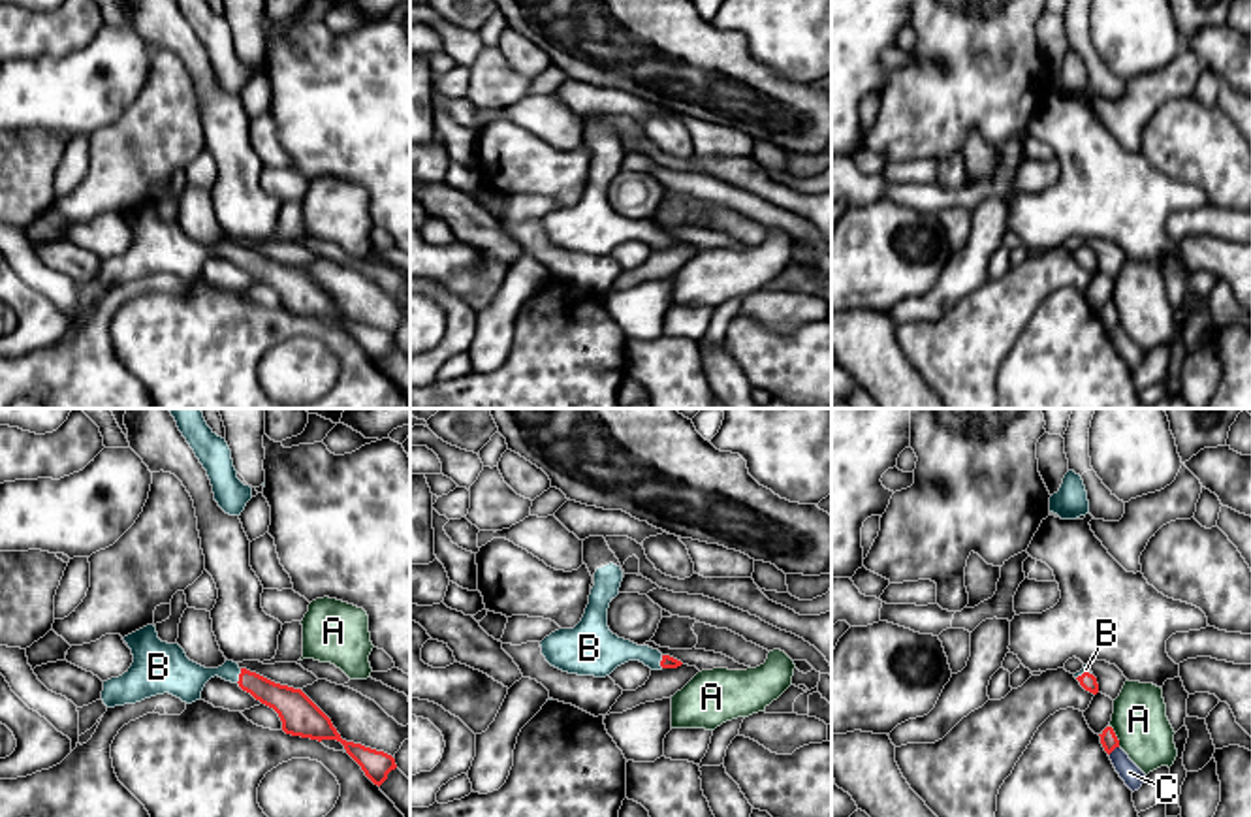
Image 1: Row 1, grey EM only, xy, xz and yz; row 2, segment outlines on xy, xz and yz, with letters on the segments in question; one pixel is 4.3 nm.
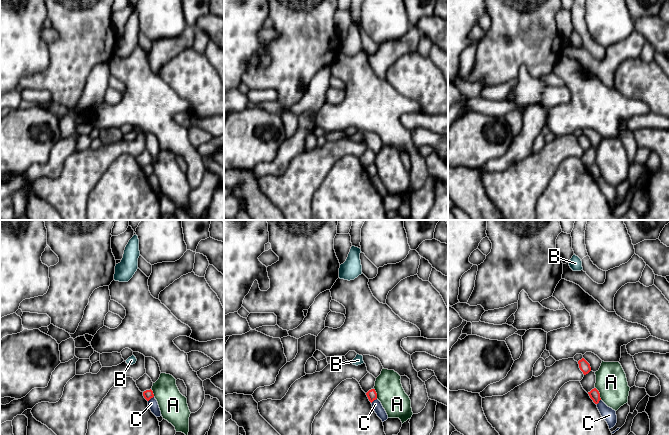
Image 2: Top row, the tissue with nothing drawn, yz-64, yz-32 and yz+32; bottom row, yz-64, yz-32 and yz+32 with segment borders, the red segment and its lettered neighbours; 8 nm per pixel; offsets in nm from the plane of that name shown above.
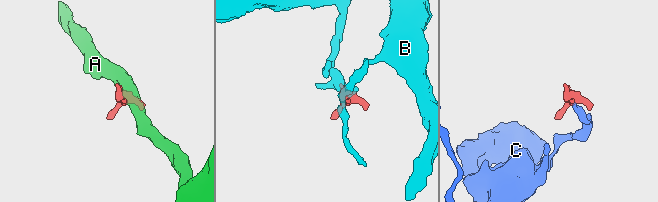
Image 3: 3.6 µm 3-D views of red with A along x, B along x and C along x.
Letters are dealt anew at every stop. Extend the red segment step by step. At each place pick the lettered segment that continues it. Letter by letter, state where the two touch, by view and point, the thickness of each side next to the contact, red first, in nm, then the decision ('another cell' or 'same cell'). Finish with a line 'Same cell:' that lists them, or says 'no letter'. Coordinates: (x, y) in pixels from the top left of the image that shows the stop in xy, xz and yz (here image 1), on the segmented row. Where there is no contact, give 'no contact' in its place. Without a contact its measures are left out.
A: yz (1116, 736) | 70/240 nm | another cell
B: xy (239, 676) | 140/170 nm | same cell
C: yz (1112, 750) | 70/90 nm | another cell
Same cell: B

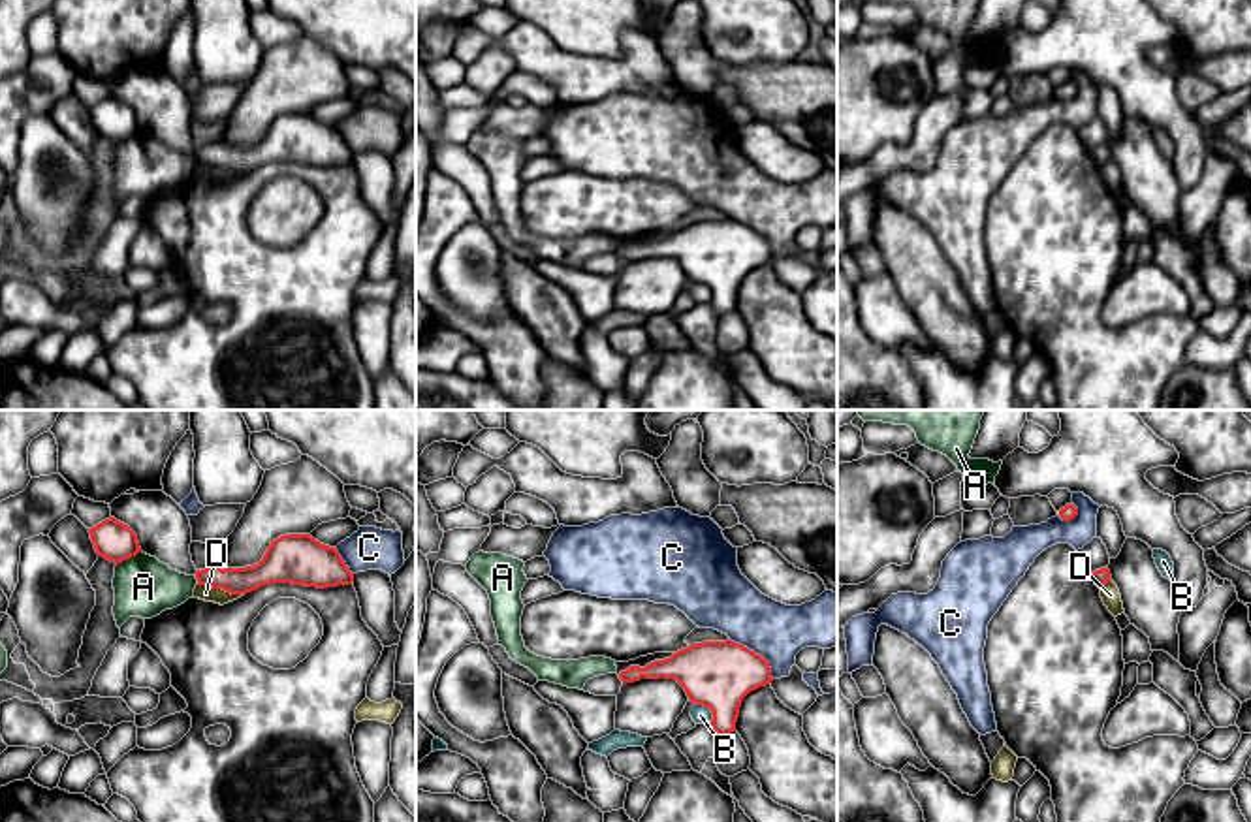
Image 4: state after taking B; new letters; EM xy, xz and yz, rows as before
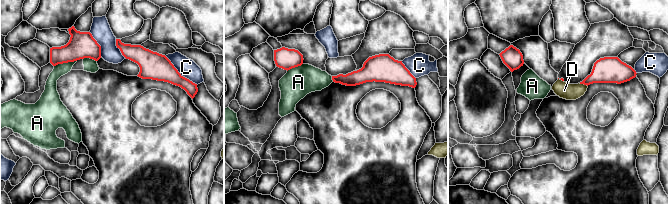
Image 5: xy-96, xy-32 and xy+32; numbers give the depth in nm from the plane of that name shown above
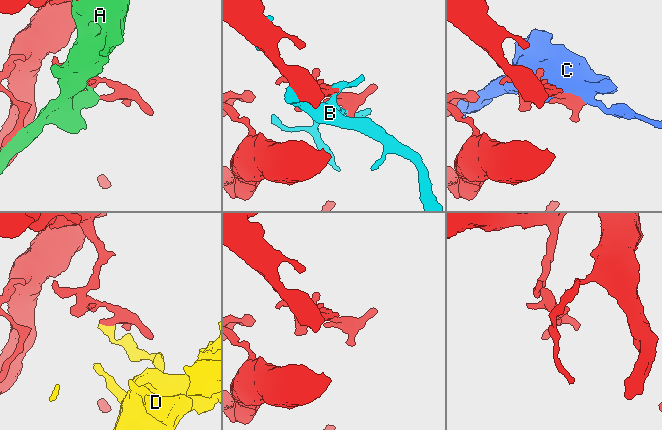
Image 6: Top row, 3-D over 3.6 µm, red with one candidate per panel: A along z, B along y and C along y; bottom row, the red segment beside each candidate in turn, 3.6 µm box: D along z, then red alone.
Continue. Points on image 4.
A: xy (128, 557) | 170/260 nm | another cell
B: xz (710, 708) | 280/80 nm | another cell
C: xz (755, 653) | 280/260 nm | another cell
D: xy (221, 587) | 140/70 nm | another cell
Same cell: no letter

